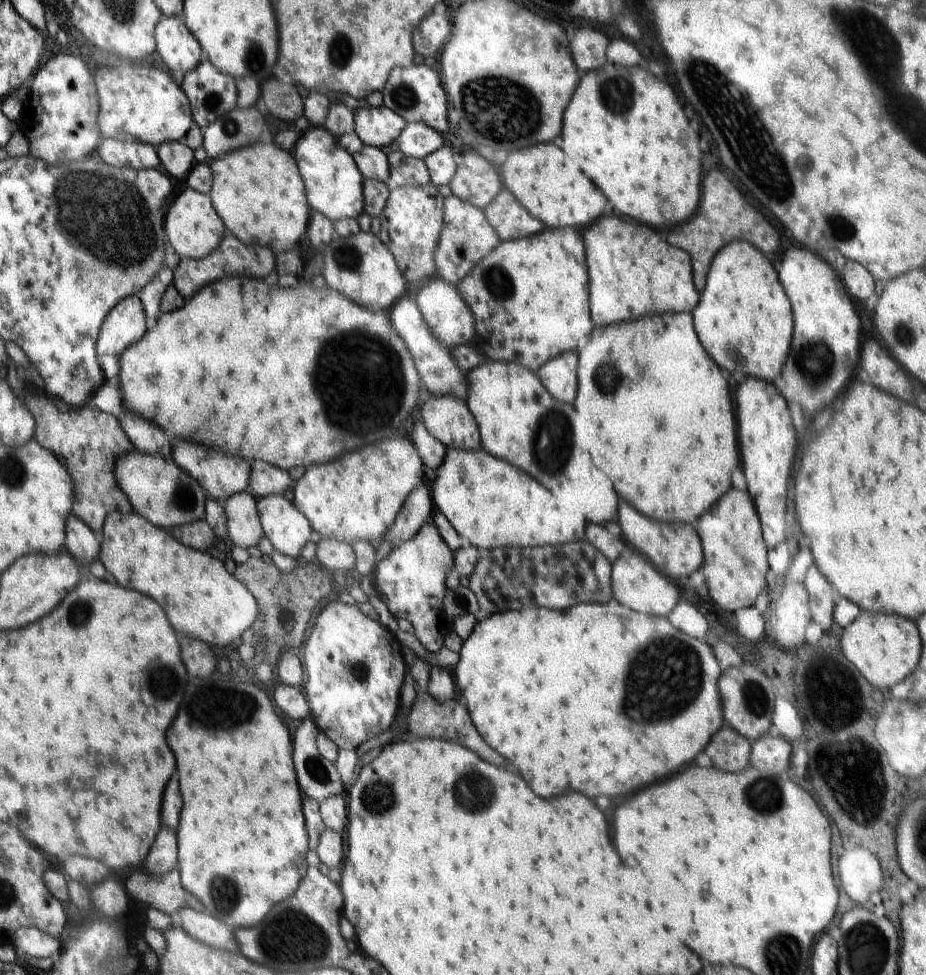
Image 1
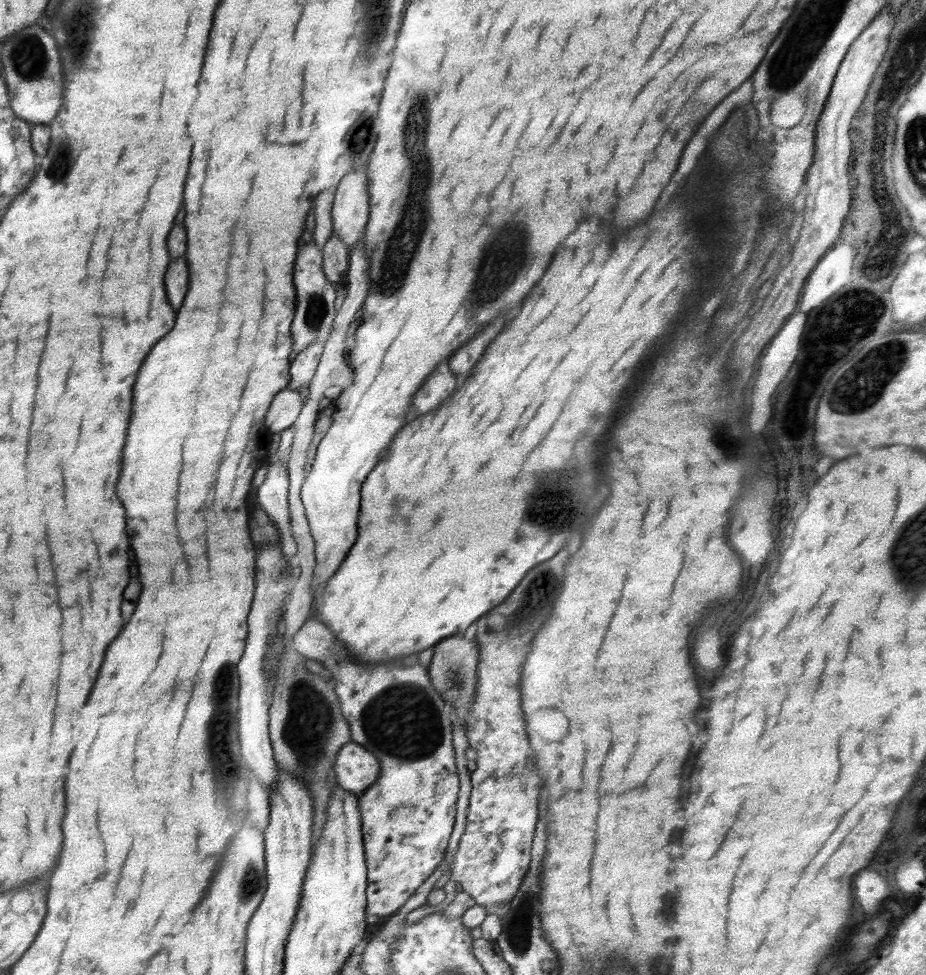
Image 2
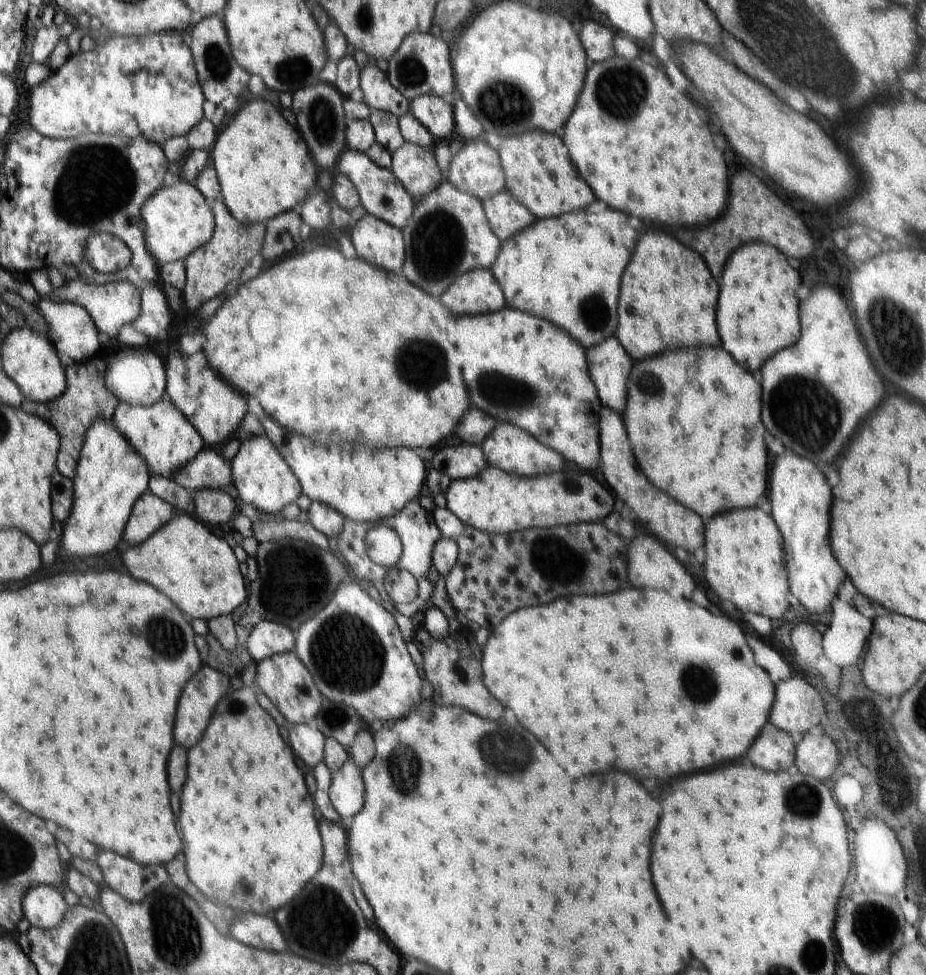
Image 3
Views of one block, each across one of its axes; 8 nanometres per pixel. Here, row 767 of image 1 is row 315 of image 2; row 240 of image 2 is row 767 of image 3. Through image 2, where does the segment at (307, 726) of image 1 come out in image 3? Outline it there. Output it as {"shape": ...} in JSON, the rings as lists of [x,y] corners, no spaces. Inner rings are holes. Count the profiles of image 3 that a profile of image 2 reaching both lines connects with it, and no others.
{"shape":[[[293,724],[288,730],[292,750],[302,758],[302,762],[315,768],[323,762],[325,755],[325,736],[313,724]]]}

